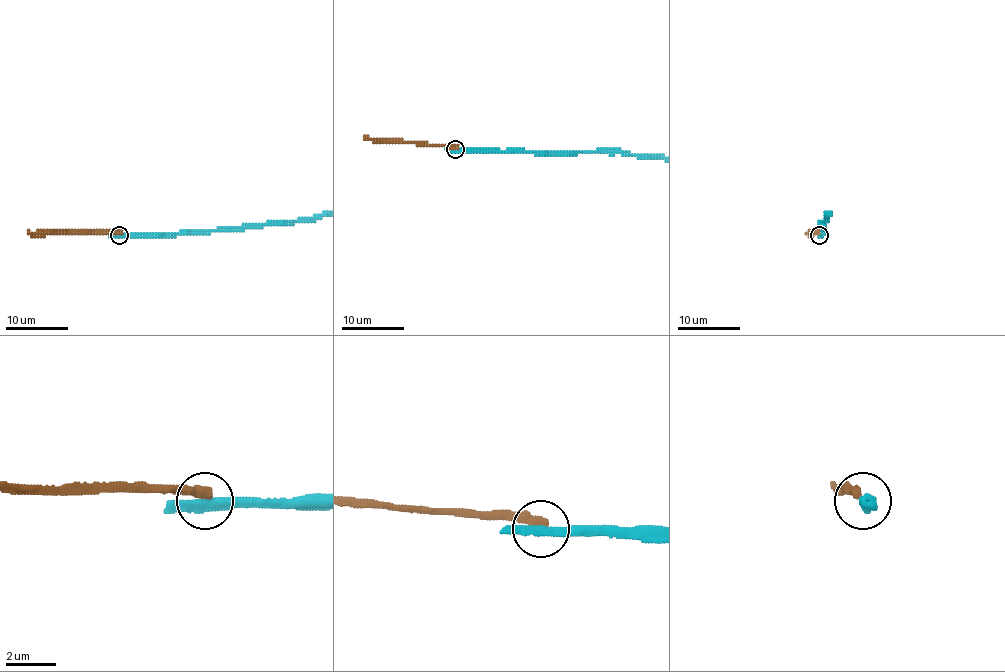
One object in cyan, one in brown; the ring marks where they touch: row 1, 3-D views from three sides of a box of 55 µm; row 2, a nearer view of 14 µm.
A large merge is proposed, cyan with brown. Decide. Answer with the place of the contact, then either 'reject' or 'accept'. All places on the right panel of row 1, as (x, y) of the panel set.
place (819, 235); reject

